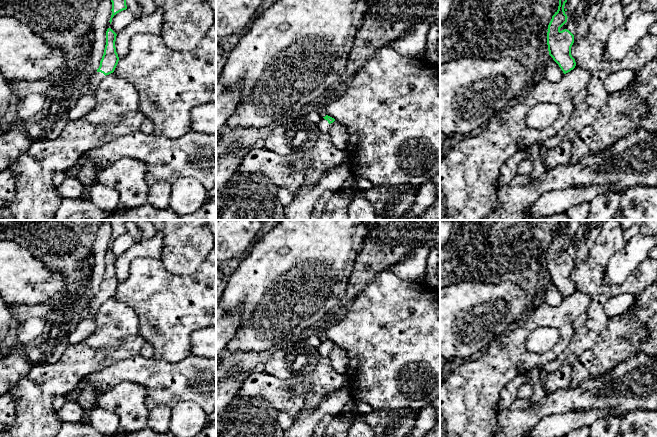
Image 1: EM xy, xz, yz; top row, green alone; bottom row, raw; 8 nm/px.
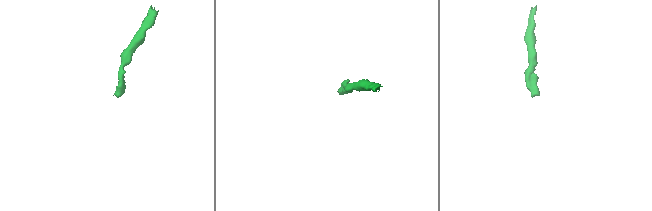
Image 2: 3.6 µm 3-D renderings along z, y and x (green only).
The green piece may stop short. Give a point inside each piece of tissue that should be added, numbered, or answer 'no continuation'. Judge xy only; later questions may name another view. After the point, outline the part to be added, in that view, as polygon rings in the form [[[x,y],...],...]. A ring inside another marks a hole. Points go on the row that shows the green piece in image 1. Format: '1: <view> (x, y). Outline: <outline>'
1: xy (86, 102). Outline: [[[96,72],[94,74],[94,76],[90,80],[90,84],[86,93],[80,97],[76,106],[69,111],[69,120],[81,119],[88,111],[90,111],[96,105],[96,91],[99,84],[104,78],[105,75],[101,72]]]

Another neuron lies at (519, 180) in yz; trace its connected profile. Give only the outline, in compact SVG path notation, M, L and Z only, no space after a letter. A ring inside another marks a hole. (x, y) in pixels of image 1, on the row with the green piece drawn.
M517 174L512 181L510 186L527 186L530 183L530 175Z

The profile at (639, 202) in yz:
M635 185L620 194L615 220L657 220L657 186Z

